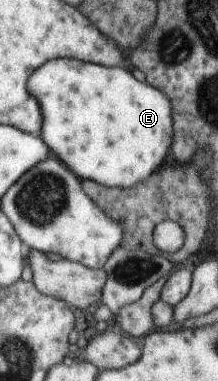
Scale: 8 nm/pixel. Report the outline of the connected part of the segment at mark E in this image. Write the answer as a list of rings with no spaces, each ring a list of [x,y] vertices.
[[[74,58],[58,59],[42,65],[38,73],[30,77],[26,89],[40,102],[42,141],[48,145],[52,155],[81,180],[124,189],[146,181],[164,165],[174,139],[172,103],[160,89],[138,81],[129,66],[108,67]]]

